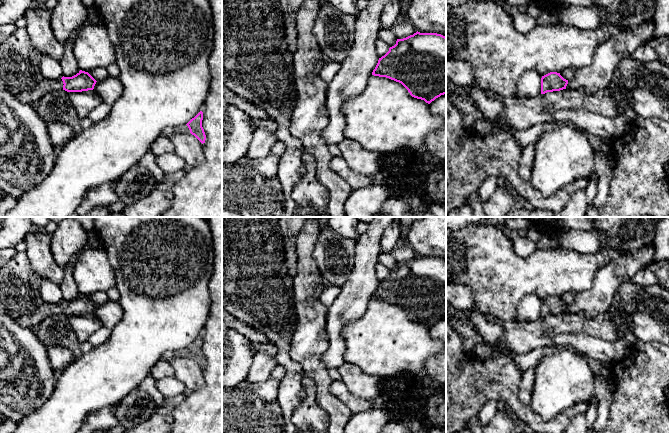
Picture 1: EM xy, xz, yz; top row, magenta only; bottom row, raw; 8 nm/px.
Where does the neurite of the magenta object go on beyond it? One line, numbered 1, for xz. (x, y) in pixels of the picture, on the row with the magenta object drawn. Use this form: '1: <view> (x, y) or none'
1: none

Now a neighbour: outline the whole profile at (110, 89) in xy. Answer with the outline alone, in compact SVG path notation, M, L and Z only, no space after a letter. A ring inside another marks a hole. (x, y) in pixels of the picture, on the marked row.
M108 76L96 82L94 90L101 97L102 102L112 106L122 96L124 86L118 78Z

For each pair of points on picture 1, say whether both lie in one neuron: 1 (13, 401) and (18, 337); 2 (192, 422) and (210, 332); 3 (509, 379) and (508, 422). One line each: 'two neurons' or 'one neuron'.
1: one neuron
2: one neuron
3: two neurons

